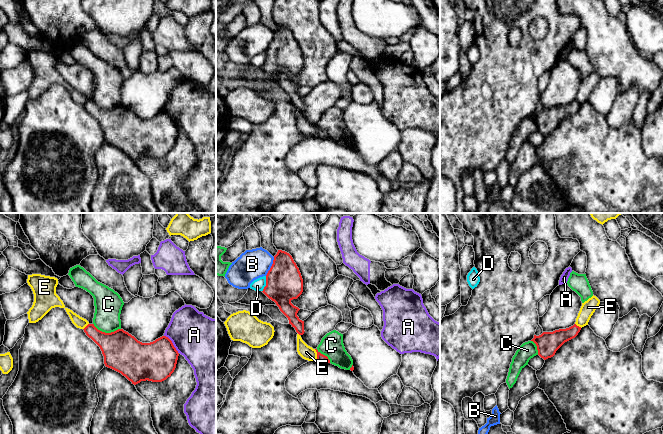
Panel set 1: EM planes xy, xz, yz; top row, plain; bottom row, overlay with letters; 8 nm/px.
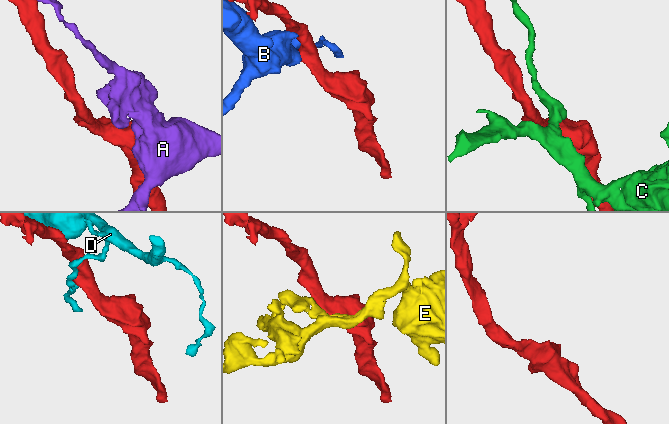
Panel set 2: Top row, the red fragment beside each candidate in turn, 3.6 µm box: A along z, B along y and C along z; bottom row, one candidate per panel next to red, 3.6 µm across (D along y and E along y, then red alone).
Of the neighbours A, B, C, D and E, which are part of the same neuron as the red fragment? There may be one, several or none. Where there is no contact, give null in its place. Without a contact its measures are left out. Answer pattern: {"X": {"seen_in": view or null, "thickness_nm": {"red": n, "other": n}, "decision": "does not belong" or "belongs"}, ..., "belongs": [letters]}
{"A": {"seen_in": "xy", "thickness_nm": {"red": 320, "other": 400}, "decision": "does not belong"}, "B": {"seen_in": "xz", "thickness_nm": {"red": 300, "other": 240}, "decision": "does not belong"}, "C": {"seen_in": "xy", "thickness_nm": {"red": 320, "other": 220}, "decision": "does not belong"}, "D": {"seen_in": "xz", "thickness_nm": {"red": 300, "other": 100}, "decision": "does not belong"}, "E": {"seen_in": "xz", "thickness_nm": {"red": 70, "other": 110}, "decision": "does not belong"}, "belongs": []}

